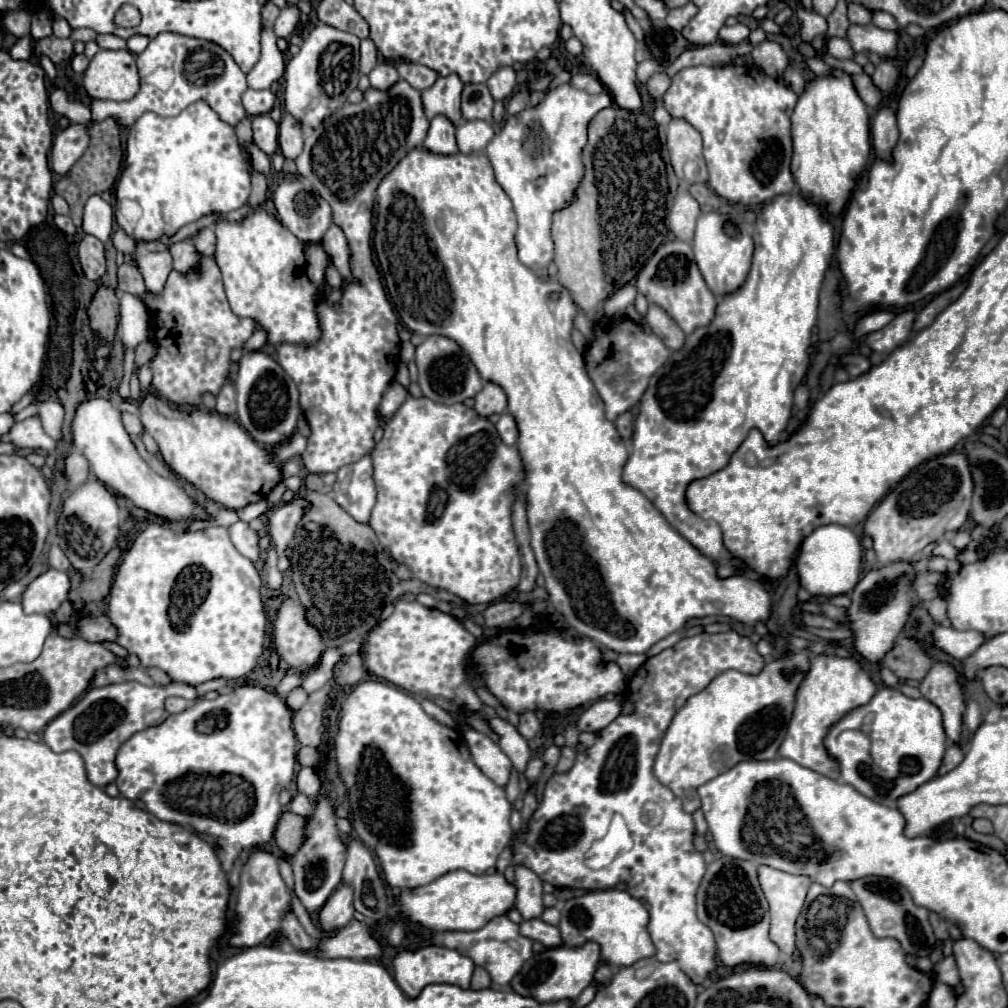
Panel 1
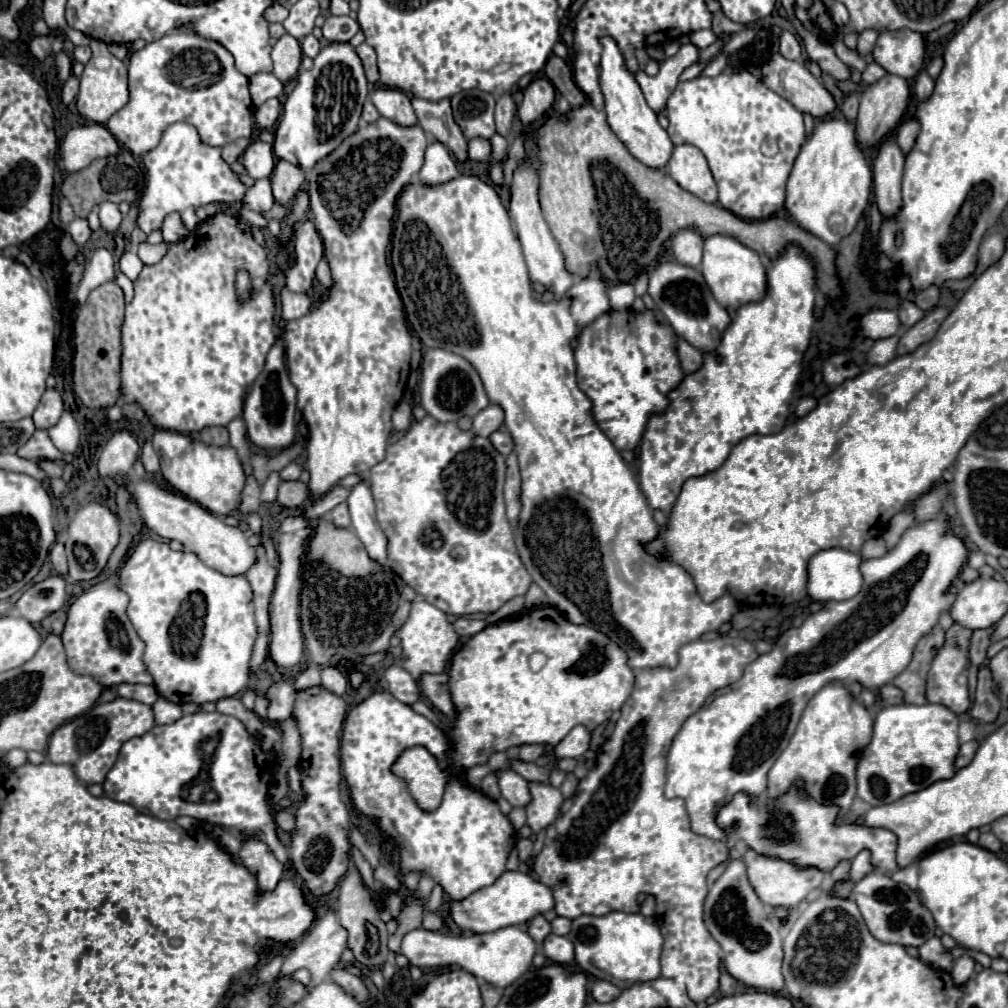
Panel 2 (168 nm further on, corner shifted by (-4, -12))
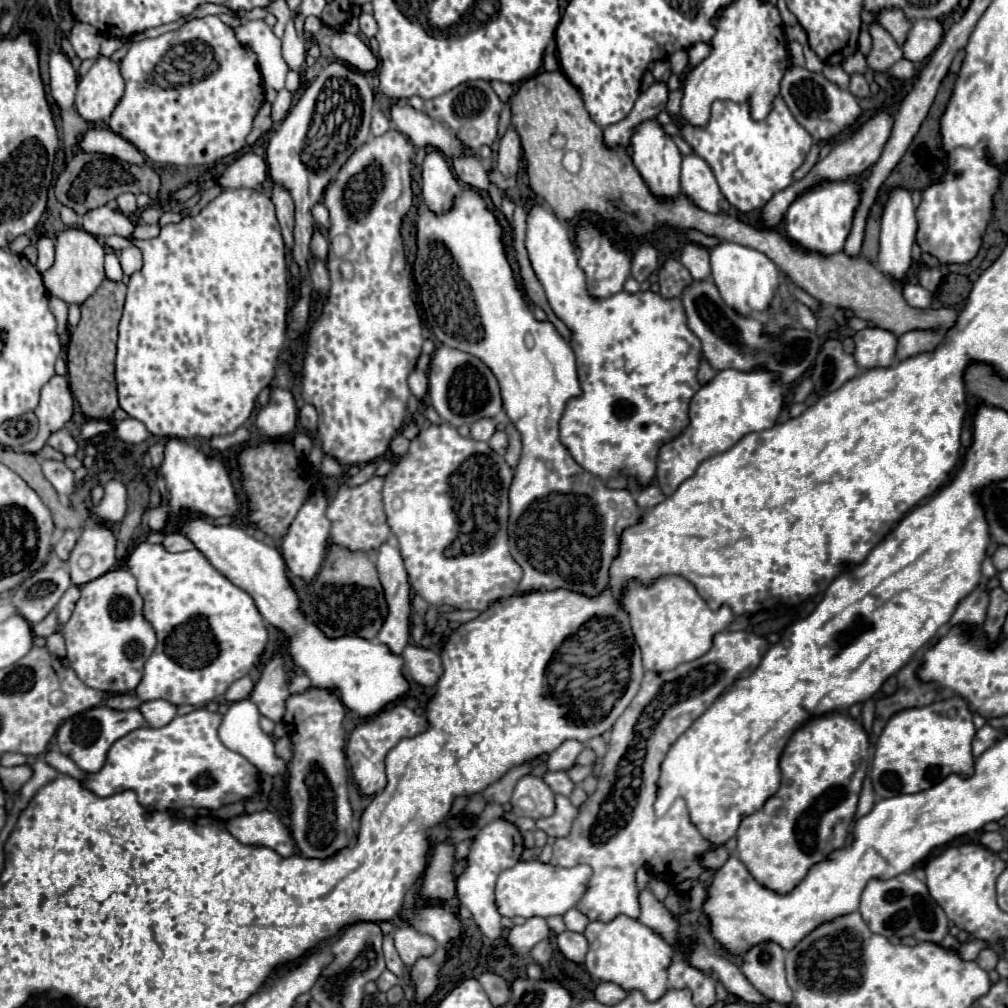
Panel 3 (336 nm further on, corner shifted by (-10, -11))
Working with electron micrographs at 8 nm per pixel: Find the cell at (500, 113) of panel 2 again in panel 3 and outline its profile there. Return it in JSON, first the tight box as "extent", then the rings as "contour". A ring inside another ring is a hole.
{"extent":[498,126,522,176],"contour":[[[508,126],[506,134],[500,140],[500,150],[498,150],[498,170],[504,176],[516,176],[518,172],[518,162],[522,156],[520,148],[520,136],[514,126]]]}

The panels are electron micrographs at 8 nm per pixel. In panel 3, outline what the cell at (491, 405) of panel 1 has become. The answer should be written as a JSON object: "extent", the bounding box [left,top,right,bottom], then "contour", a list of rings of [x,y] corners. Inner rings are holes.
{"extent":[470,418,496,440],"contour":[[[486,418],[486,420],[476,420],[474,424],[472,424],[472,428],[470,428],[470,436],[474,438],[474,440],[490,440],[490,436],[496,432],[496,420],[490,420],[490,418]]]}

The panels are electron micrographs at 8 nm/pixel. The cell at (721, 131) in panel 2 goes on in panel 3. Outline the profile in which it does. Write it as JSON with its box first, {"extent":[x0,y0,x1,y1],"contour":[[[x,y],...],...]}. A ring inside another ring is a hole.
{"extent":[666,94,814,212],"contour":[[[780,94],[772,100],[772,112],[764,120],[752,118],[750,100],[742,104],[716,100],[706,126],[692,126],[686,120],[676,120],[668,124],[666,130],[668,134],[684,138],[690,148],[710,164],[722,194],[740,212],[760,210],[774,194],[792,186],[792,174],[804,164],[814,142],[806,128],[794,120]]]}

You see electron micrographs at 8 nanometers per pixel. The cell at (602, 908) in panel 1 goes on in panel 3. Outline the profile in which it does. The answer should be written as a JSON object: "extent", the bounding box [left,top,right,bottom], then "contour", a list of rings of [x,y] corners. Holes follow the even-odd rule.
{"extent":[584,914,674,1000],"contour":[[[626,914],[616,916],[610,922],[588,922],[584,936],[588,940],[588,954],[584,960],[586,970],[590,976],[602,980],[602,982],[614,982],[622,986],[626,992],[640,990],[648,1000],[658,1000],[662,992],[668,990],[668,966],[674,954],[674,948],[666,944],[658,932],[652,928],[646,928],[636,918],[630,918]]]}

